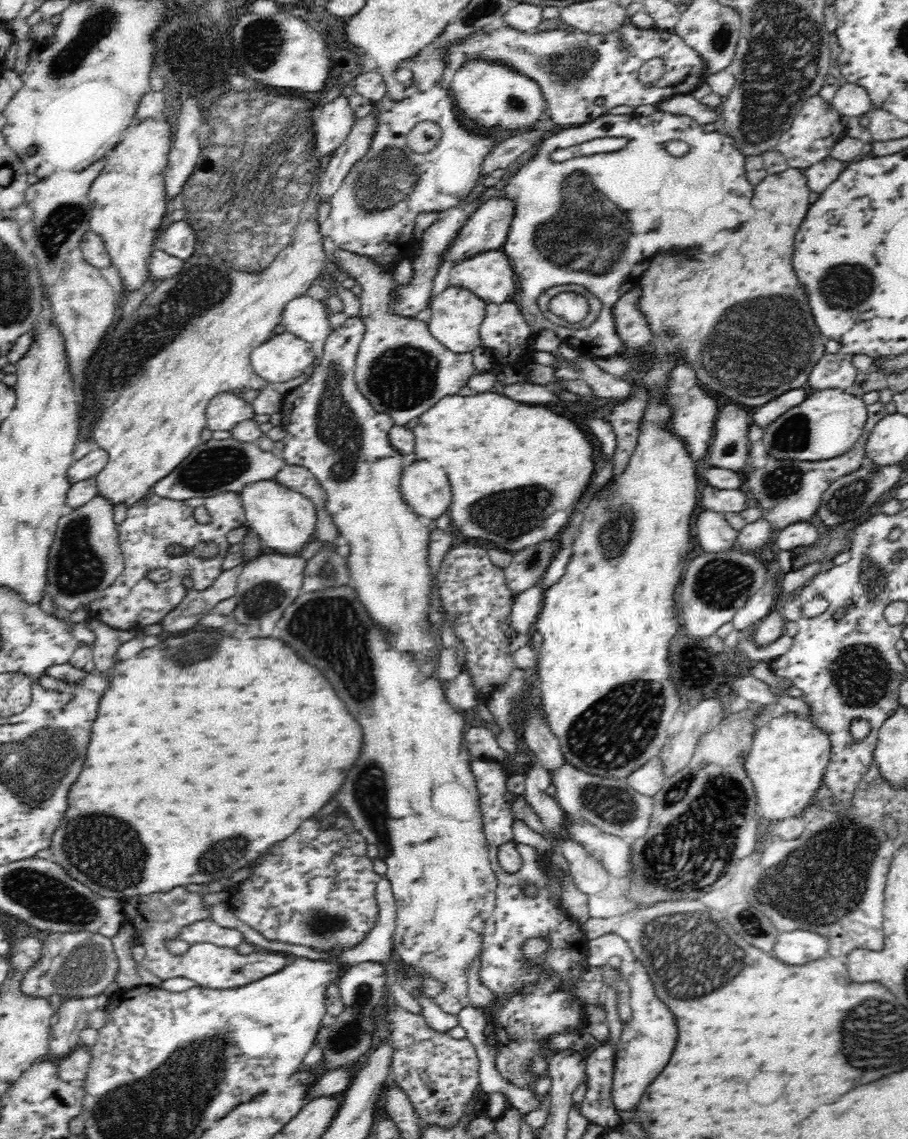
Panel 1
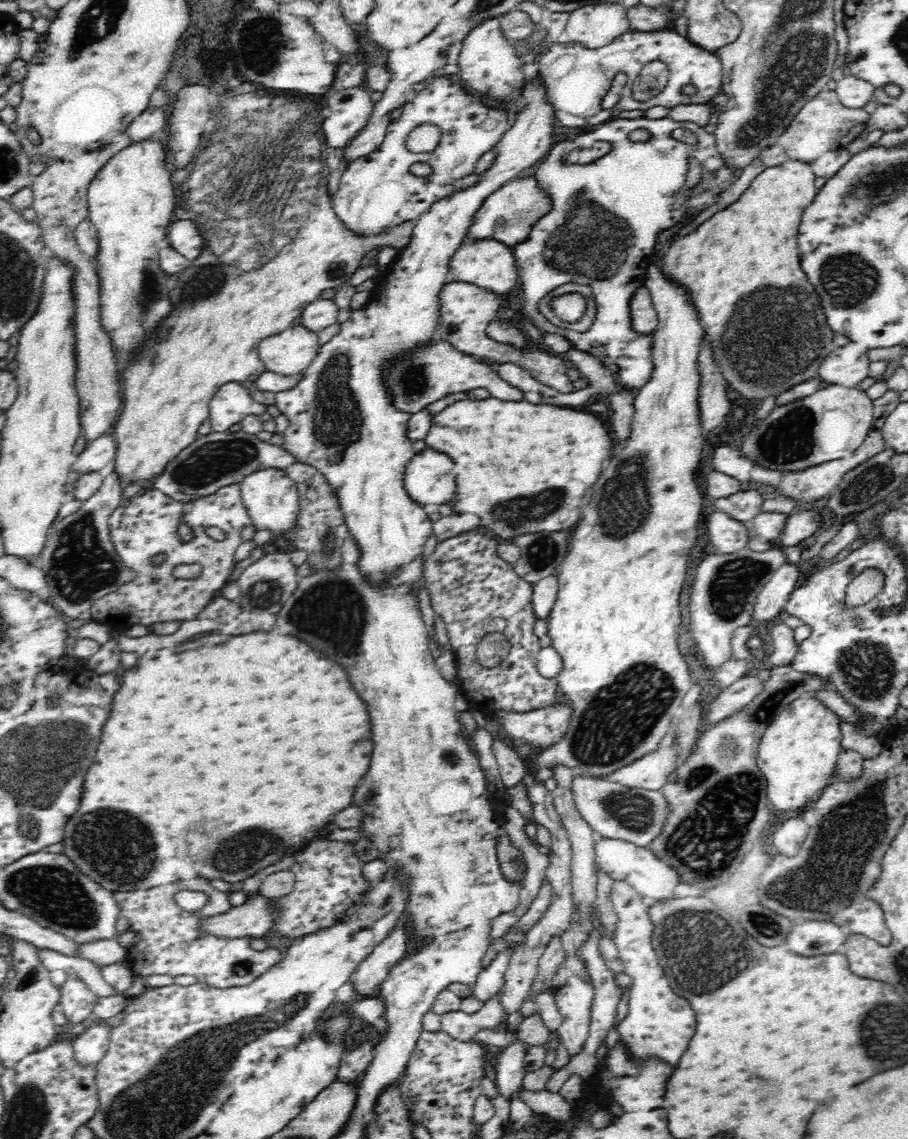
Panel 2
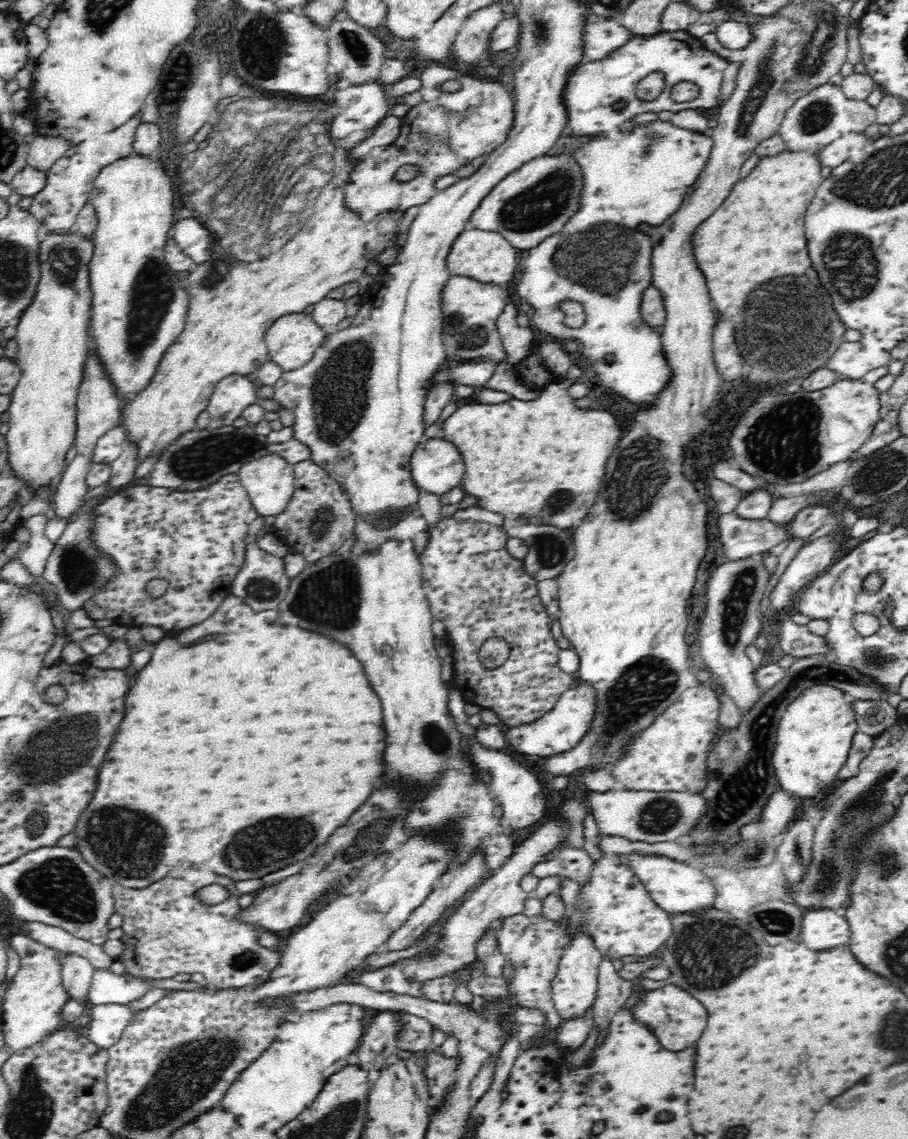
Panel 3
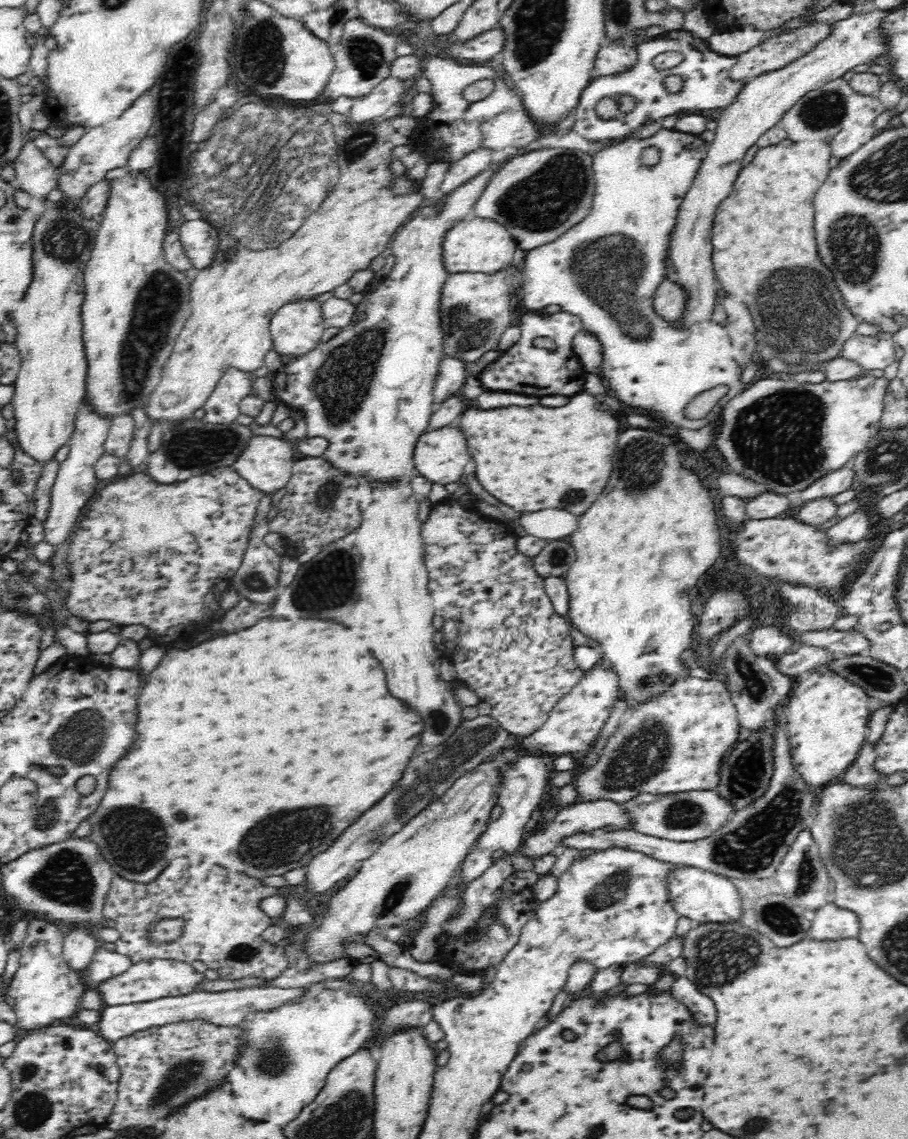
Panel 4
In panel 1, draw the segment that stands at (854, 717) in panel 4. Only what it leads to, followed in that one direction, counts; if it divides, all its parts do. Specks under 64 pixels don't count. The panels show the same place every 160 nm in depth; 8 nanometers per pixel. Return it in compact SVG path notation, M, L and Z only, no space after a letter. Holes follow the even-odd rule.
M783 710L769 717L756 730L752 748L744 762L748 775L754 781L762 816L776 820L800 816L824 784L830 756L832 741L828 731L818 727L810 717Z

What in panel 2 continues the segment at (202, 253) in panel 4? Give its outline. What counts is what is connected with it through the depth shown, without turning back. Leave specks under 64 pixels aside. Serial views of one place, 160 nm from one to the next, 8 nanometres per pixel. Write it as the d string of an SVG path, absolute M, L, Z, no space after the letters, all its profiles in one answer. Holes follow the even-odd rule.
M192 219L173 222L167 233L170 246L174 250L191 261L200 258L205 242L202 241L202 234L198 230L197 223L193 222Z

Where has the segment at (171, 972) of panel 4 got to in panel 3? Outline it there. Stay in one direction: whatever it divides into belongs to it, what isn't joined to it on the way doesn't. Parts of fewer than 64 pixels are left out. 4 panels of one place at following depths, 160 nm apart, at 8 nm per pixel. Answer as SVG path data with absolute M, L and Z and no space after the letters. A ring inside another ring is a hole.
M95 970L87 1000L92 1004L132 1004L144 998L154 988L154 979L133 974L113 974Z

